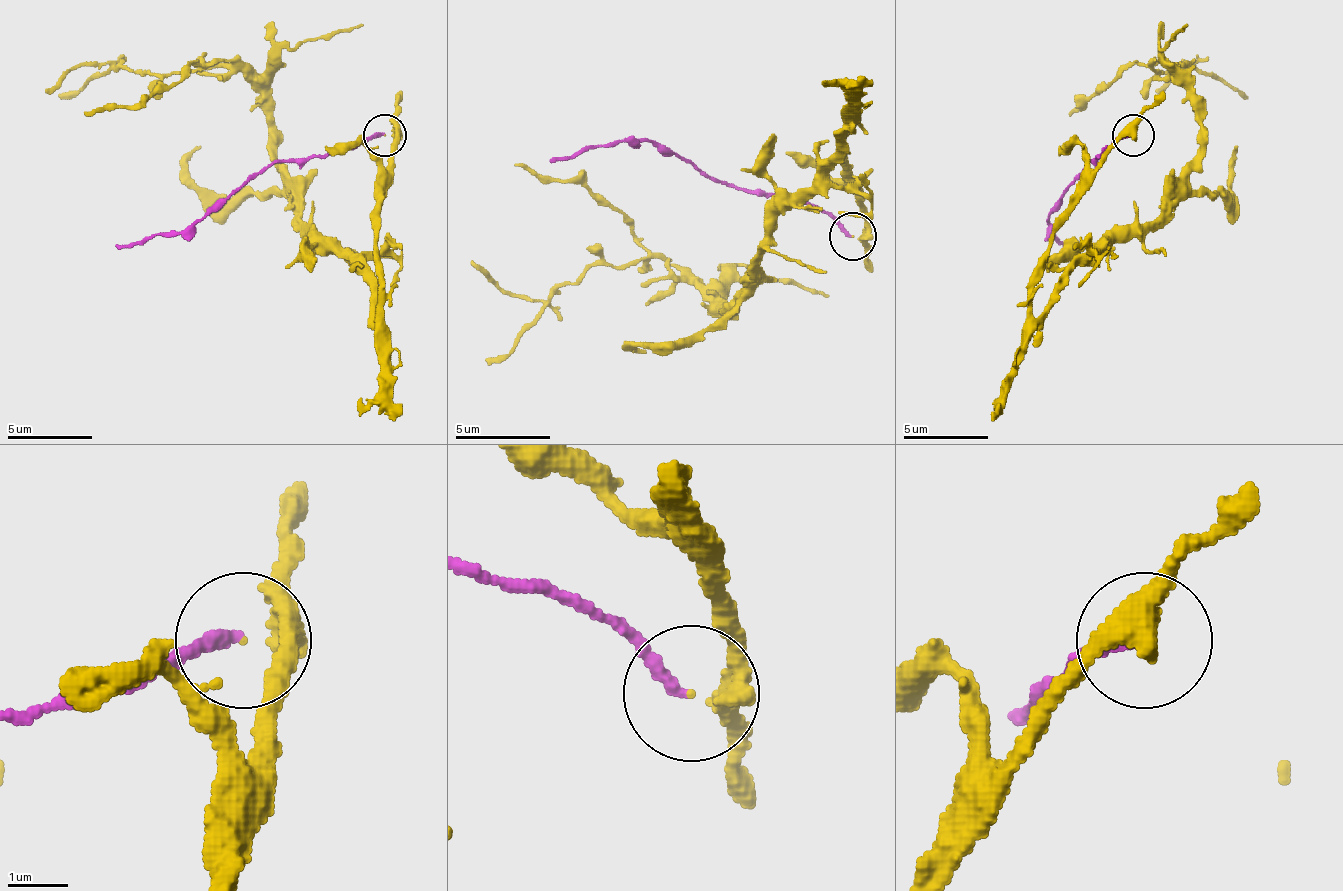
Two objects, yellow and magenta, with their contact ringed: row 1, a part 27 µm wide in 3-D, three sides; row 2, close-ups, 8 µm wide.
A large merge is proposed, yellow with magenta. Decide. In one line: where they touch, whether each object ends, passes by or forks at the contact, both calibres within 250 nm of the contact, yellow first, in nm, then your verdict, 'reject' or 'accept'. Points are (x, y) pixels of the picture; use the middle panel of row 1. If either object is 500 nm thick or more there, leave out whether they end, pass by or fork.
(852, 236) | yellow passes by | magenta ends | 240/200 nm | reject

